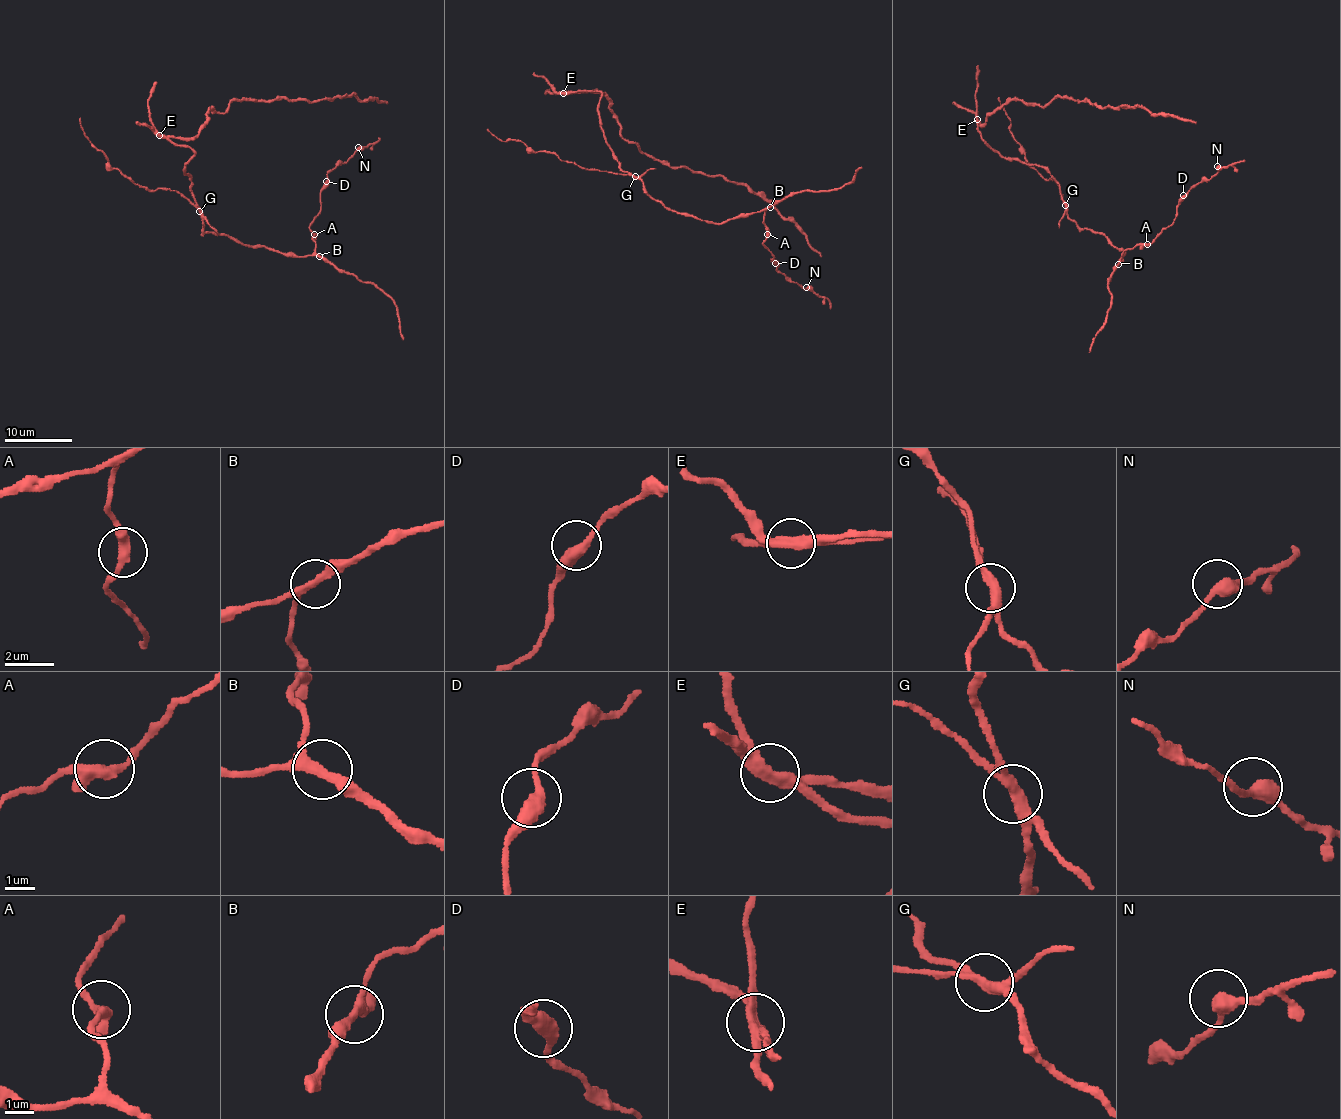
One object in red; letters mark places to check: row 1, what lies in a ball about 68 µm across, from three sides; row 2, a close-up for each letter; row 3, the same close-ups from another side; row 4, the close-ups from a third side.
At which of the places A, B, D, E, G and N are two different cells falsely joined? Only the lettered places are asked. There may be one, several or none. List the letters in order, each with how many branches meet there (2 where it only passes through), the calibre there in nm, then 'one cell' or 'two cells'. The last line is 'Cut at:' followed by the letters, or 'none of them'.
A: 3 | 320 nm | one cell
B: 3 | 280 nm | one cell
D: 2 | 440 nm | one cell
E: 2 | 420 nm | two cells
G: 3 | 320 nm | two cells
N: 2 | 400 nm | one cell
Cut at: E, G

